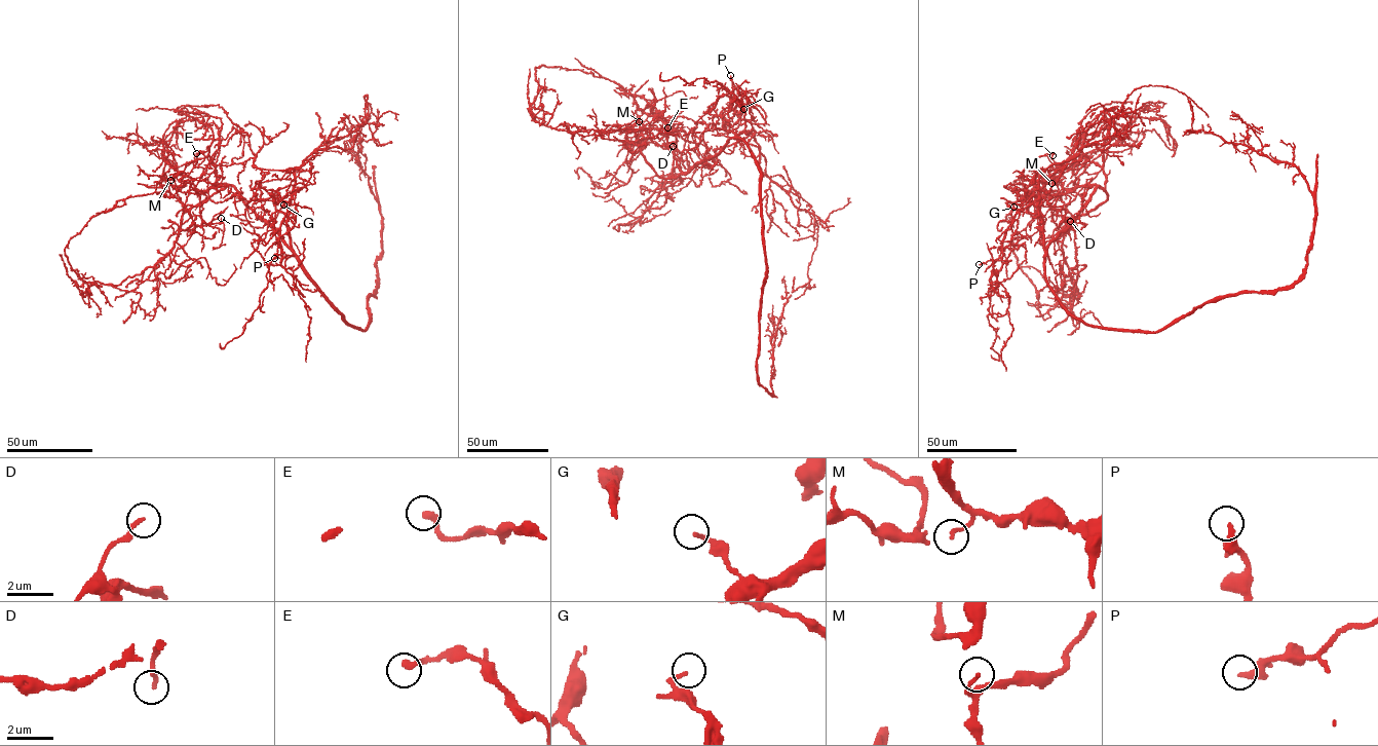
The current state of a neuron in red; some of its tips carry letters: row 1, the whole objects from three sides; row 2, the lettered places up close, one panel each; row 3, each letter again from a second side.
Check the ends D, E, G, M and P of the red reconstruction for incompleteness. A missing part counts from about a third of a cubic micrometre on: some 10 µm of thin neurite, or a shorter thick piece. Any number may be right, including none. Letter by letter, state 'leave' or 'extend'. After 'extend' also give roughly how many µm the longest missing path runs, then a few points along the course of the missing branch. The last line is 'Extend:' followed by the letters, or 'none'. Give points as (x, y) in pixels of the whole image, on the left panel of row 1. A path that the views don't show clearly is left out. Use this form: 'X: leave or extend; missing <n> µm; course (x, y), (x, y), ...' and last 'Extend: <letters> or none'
D: leave
E: leave
G: leave
M: leave
P: leave
Extend: none

